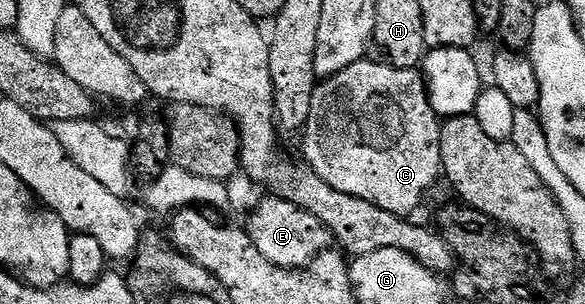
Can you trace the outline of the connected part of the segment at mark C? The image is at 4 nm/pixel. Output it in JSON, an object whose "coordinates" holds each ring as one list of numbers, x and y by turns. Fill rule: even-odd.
{"coordinates":[[372,59,354,62,354,66,346,66,346,70,317,83,310,102,310,118,302,129,303,159,326,186,334,186,334,190,342,190,342,194,374,202,374,206,382,206,382,210,390,210,390,214,408,218,419,206,420,199,431,190,432,183,441,179,442,120,433,110,428,86,416,68,395,68,390,63]]}

